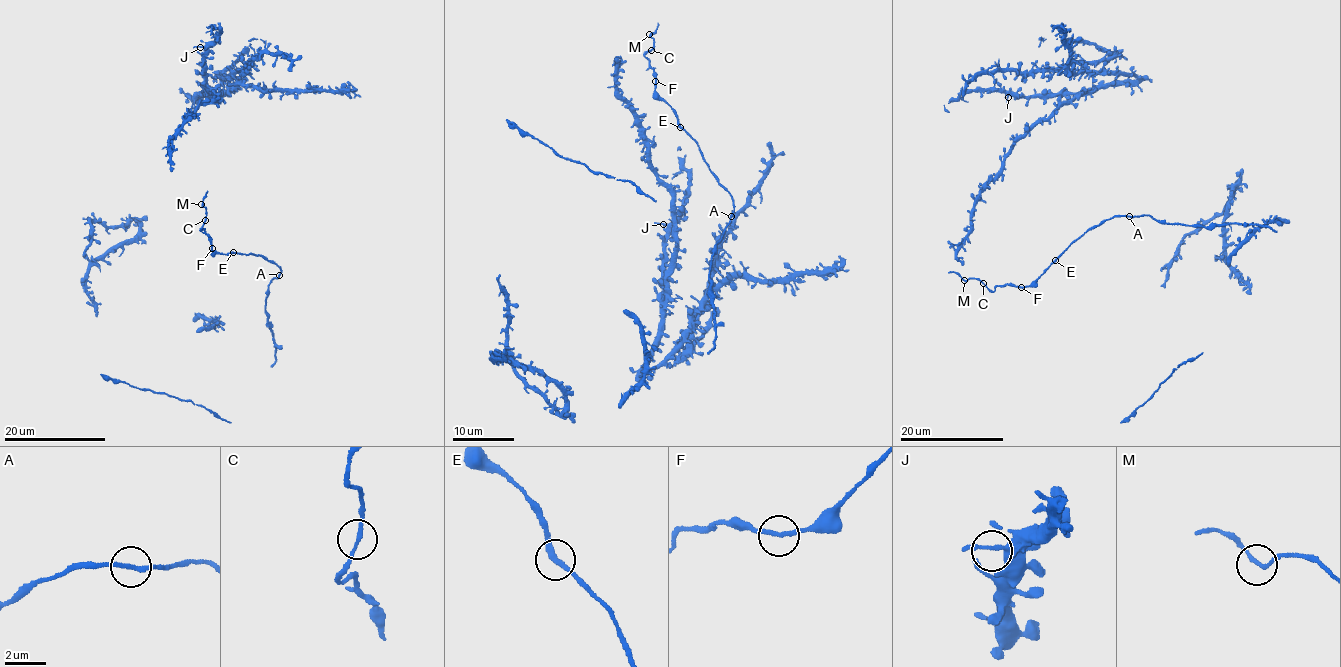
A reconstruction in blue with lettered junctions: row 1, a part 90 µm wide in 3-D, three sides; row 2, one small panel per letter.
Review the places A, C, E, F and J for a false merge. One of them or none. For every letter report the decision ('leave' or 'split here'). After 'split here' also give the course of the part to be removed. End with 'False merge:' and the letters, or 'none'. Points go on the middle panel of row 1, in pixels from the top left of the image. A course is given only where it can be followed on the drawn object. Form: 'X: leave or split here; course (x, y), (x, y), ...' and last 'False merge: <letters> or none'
A: leave
C: leave
E: leave
F: leave
J: leave
False merge: none

